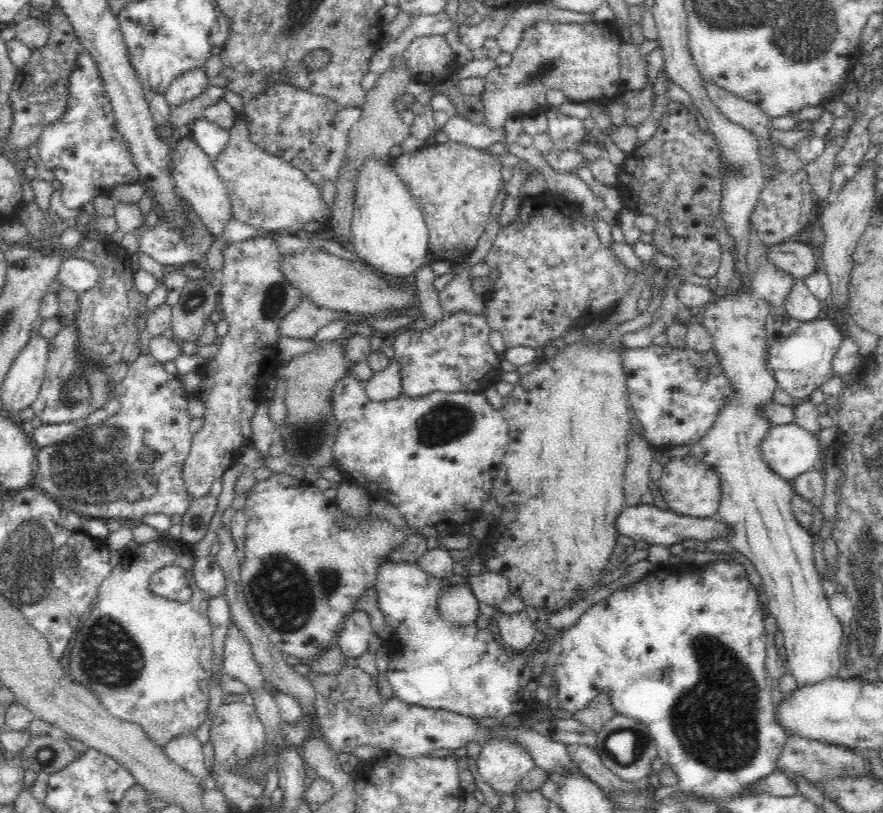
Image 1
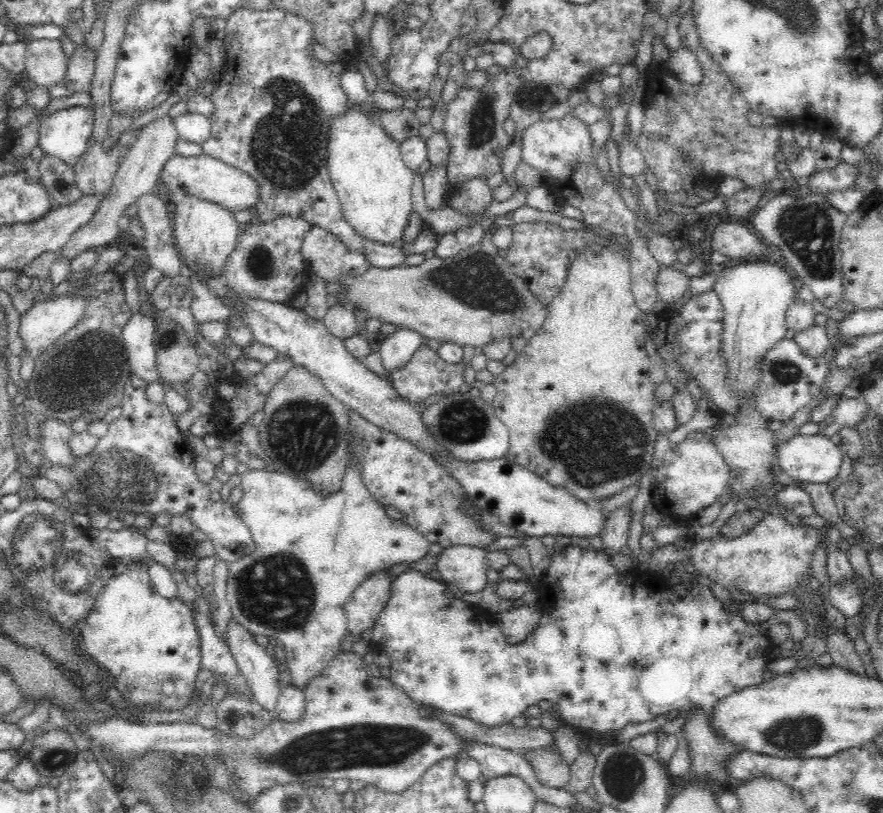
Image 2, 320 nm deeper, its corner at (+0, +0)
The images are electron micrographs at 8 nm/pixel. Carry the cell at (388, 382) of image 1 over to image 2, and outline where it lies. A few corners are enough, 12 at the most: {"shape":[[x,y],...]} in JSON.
{"shape":[[398,327],[377,341],[387,371],[405,366],[422,337]]}

